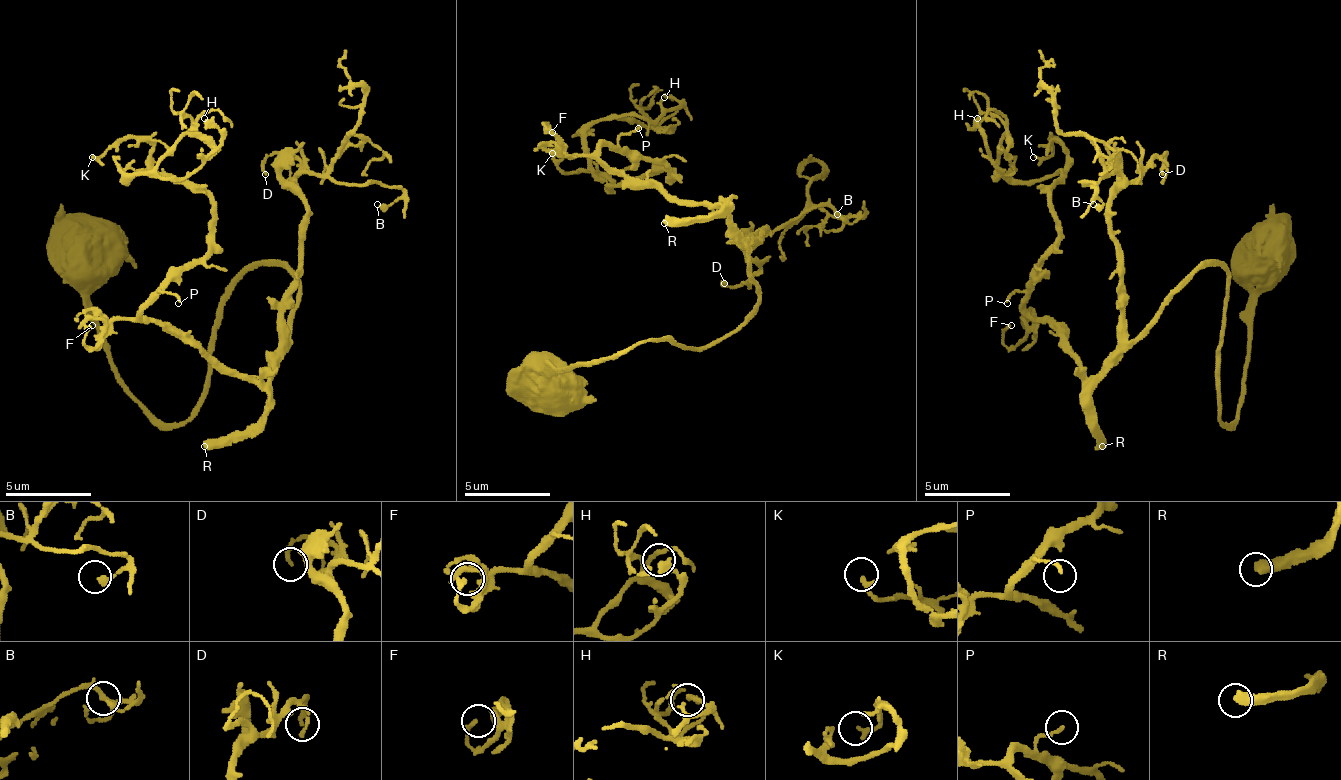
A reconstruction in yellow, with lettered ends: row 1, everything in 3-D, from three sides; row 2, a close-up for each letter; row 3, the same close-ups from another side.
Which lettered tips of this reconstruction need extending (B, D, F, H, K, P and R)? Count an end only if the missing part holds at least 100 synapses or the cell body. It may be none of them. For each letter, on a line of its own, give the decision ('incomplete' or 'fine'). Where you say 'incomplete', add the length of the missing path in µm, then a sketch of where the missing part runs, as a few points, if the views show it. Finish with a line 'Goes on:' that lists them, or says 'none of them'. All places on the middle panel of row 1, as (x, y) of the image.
B: fine
D: fine
F: fine
H: fine
K: fine
P: fine
R: incomplete; about 350 µm are missing
Goes on: R

